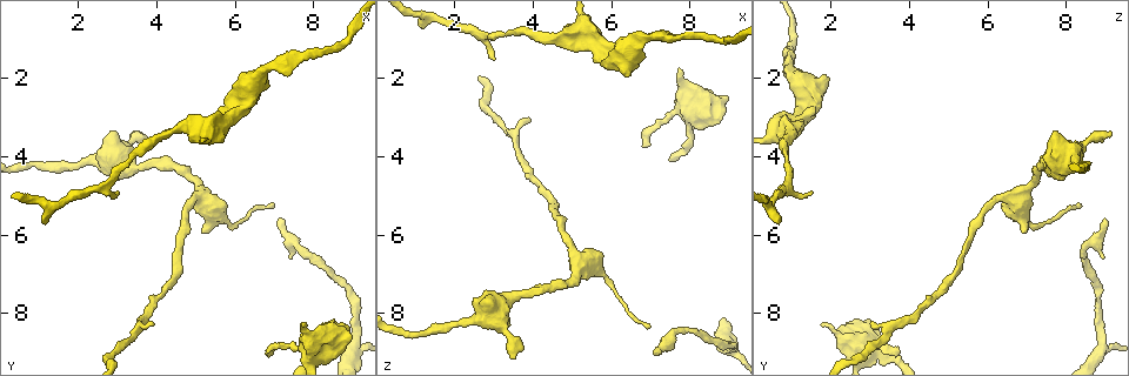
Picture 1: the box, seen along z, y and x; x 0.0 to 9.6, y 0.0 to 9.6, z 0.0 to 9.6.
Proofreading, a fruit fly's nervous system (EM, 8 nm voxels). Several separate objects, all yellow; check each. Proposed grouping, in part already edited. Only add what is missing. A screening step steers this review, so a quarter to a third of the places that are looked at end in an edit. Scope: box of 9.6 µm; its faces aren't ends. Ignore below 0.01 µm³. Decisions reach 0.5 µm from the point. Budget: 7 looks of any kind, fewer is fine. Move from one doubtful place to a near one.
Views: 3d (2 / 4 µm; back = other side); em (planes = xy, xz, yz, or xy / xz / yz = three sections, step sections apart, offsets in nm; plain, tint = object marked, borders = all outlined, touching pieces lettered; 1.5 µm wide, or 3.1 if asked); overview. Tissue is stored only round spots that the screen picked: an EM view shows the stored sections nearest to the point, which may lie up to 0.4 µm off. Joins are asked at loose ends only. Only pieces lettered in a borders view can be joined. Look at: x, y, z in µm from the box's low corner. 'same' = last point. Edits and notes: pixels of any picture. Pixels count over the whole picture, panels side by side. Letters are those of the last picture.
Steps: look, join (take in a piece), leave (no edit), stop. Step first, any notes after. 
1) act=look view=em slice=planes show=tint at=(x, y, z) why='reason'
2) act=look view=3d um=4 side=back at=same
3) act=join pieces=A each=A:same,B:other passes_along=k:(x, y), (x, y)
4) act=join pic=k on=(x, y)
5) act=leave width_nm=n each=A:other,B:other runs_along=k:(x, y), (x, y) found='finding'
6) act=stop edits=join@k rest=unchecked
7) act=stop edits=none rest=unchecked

act=look view=em slice=planes show=borders at=(7.20, 5.60, 8.90) why='an open end'

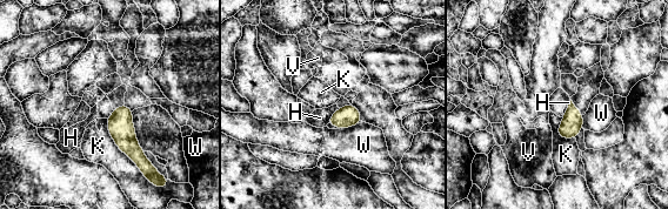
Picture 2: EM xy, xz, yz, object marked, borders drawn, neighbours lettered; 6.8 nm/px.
act=leave longest_contact=K:500nm each=H:other,K:other,V:other,W:other found='none of them fits'

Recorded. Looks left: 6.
act=look view=em slice=planes show=borders at=(3.00, 4.95, 1.50)

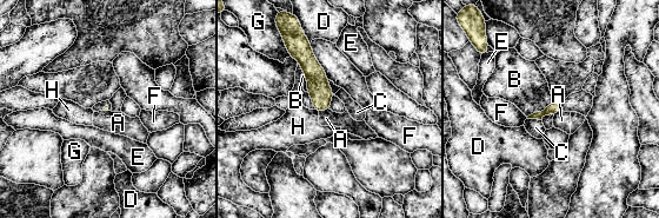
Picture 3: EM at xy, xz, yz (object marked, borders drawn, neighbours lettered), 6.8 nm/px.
act=leave longest_contact=F:280nm each=A:other,B:other,C:other,D:other,E:other,F:other,G:other,H:other found='no lettered piece goes on from it'

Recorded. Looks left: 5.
act=look view=3d um=2 at=(1.10, 5.70, 0.65) why='free end'

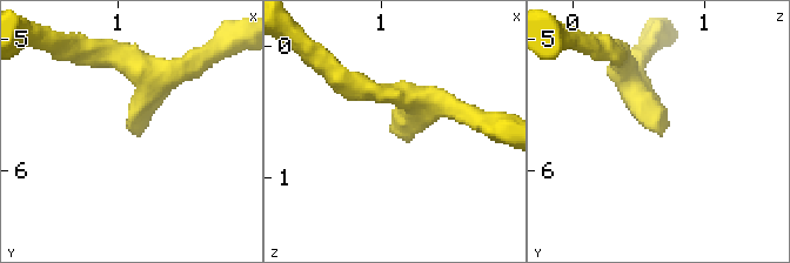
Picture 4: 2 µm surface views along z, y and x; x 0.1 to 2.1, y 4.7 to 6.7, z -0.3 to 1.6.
act=look view=em slice=xy step=8 show=tint at=(1.12, 5.68, 0.70) why='shape alone is not enough'

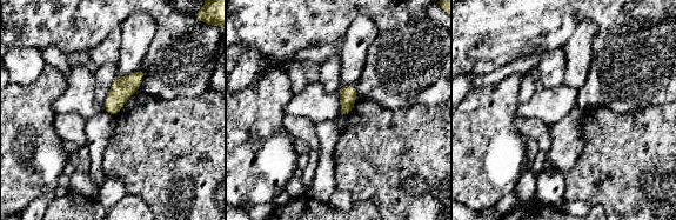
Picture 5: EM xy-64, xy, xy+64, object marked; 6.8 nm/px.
act=look view=em slice=planes show=borders at=same

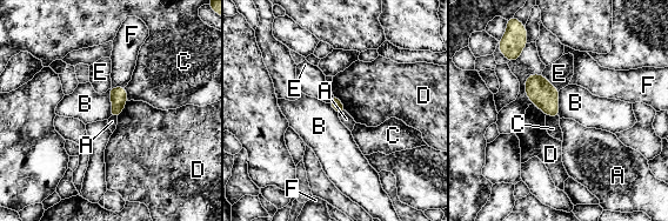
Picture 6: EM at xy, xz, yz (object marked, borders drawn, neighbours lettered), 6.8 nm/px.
act=leave each=A:other,B:other,C:other,D:other,E:other,F:other border=6:(108, 89), (111, 99), (109, 116) found='none of them fits'

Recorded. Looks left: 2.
act=stop edits=none rest=unchecked

